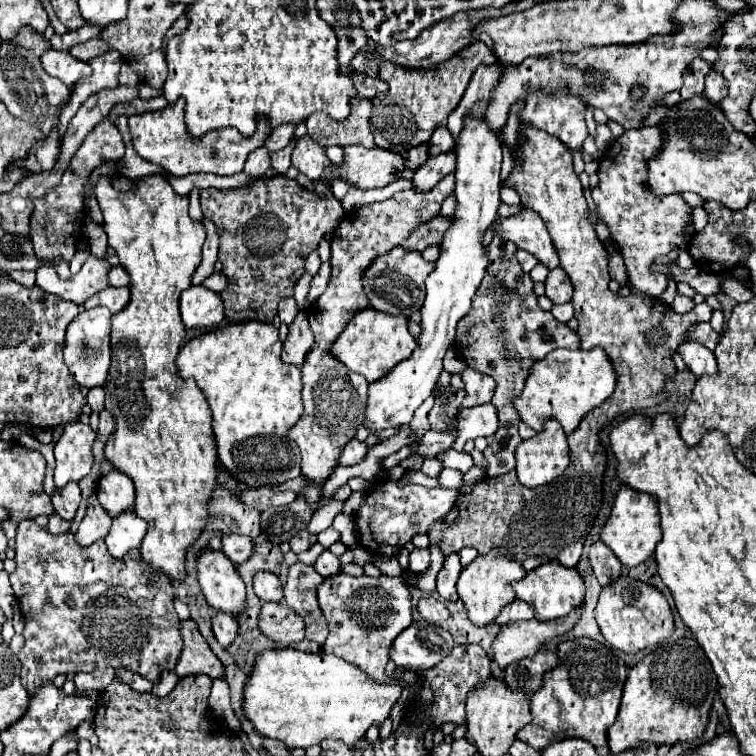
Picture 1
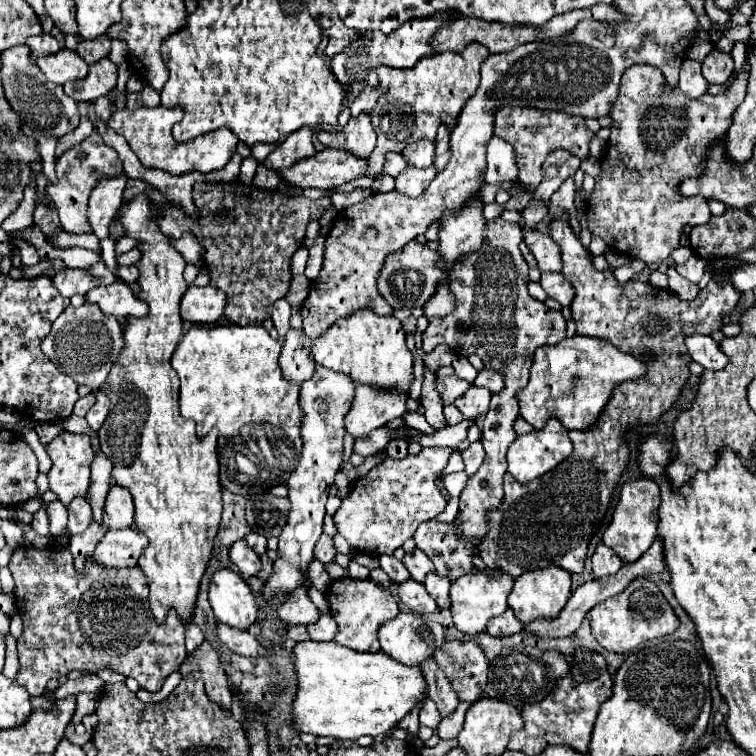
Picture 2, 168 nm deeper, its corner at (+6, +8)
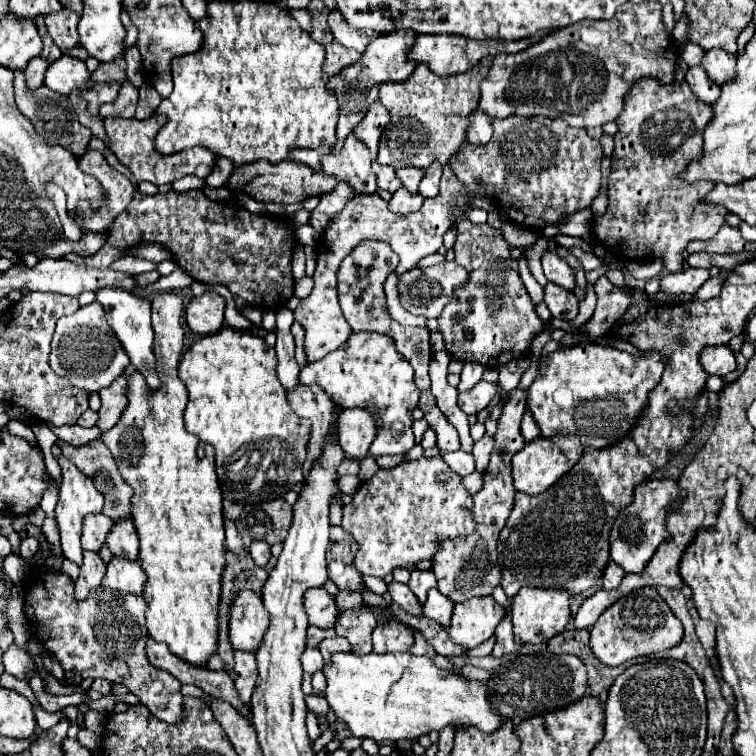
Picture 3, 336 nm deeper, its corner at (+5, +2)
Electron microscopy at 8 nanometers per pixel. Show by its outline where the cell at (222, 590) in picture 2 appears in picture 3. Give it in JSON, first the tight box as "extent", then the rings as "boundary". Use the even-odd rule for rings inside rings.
{"extent":[229,590,269,652],"boundary":[[[251,590],[239,592],[231,606],[229,640],[235,650],[257,652],[263,642],[265,630],[269,628],[269,612],[261,598]]]}

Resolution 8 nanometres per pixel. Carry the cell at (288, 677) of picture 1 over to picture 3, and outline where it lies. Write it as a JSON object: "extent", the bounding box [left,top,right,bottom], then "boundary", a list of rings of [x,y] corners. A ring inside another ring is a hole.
{"extent":[323,654,505,742],"boundary":[[[333,654],[333,664],[323,670],[327,678],[325,698],[337,718],[353,732],[375,742],[401,738],[417,740],[431,730],[441,732],[445,726],[473,726],[485,734],[493,734],[505,722],[489,698],[487,684],[465,680],[449,670],[441,670],[431,658],[405,654]]]}

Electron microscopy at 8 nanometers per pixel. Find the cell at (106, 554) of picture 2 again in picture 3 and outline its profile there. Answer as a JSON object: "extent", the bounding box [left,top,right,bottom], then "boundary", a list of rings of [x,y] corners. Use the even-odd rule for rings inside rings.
{"extent":[103,558,145,594],"boundary":[[[113,558],[107,566],[107,574],[103,578],[103,586],[123,592],[123,594],[141,594],[145,586],[145,572],[139,562],[129,562],[121,558]]]}

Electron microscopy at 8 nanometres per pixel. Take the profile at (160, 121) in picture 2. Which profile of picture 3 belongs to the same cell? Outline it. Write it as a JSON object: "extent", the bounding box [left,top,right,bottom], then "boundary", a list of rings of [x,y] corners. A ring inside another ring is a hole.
{"extent":[103,114,215,186],"boundary":[[[153,114],[145,120],[135,120],[135,118],[123,120],[123,118],[109,116],[103,120],[105,130],[107,130],[107,146],[117,156],[117,160],[133,172],[137,182],[147,180],[155,186],[165,186],[187,174],[193,174],[193,176],[199,176],[205,180],[211,174],[213,164],[215,164],[215,154],[211,154],[211,150],[195,146],[195,148],[183,150],[181,154],[171,154],[171,156],[161,156],[159,152],[155,152],[153,142],[155,142],[155,136],[161,130],[161,126],[165,126],[165,122],[167,122],[167,118],[161,114]]]}

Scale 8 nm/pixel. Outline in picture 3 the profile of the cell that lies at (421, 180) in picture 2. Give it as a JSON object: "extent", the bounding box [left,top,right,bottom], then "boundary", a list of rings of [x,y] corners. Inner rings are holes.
{"extent":[389,188,423,214],"boundary":[[[399,188],[391,200],[389,200],[389,210],[393,210],[393,214],[411,214],[417,212],[423,204],[423,198],[419,194],[409,194],[405,188]]]}

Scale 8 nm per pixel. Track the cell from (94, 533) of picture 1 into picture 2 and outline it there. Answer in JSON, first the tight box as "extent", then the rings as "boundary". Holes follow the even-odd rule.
{"extent":[68,520,106,572],"boundary":[[[92,520],[92,524],[82,534],[70,536],[68,548],[70,548],[72,556],[74,556],[74,564],[76,564],[78,572],[84,572],[86,558],[94,554],[94,546],[100,542],[100,538],[104,534],[106,534],[106,528],[102,524],[98,524],[96,520]]]}

